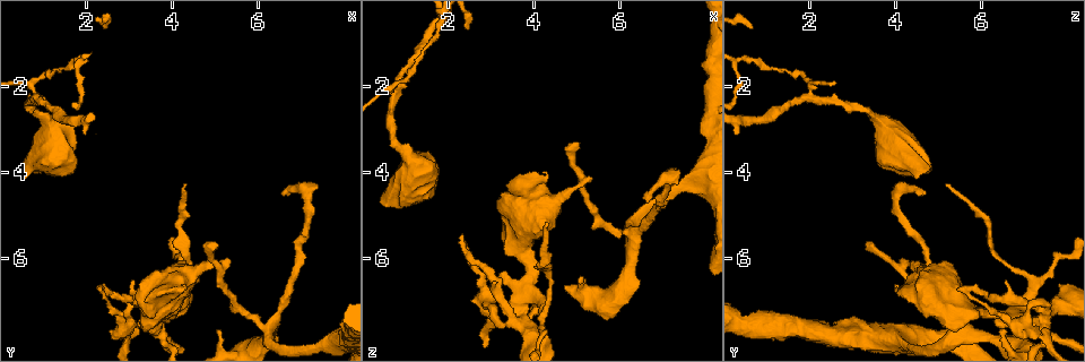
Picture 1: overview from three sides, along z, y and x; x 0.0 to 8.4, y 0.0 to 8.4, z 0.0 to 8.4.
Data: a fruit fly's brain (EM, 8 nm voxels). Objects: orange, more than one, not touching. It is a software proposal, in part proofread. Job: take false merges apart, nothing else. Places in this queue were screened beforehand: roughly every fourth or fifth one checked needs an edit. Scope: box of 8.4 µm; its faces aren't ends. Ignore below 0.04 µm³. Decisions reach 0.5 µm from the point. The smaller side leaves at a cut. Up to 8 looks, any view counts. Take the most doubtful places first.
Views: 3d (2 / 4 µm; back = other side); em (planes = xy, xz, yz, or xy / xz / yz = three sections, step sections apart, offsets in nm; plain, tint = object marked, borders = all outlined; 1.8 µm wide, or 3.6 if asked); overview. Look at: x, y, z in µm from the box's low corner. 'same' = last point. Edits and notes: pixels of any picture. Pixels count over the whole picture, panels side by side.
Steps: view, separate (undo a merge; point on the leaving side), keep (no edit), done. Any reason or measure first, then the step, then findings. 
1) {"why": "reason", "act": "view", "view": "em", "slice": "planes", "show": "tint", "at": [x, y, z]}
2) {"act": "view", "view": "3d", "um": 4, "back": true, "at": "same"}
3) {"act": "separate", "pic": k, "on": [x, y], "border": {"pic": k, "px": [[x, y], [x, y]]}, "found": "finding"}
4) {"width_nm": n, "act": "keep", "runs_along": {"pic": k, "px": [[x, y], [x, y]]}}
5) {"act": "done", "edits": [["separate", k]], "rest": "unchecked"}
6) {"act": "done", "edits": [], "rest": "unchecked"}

{"why": "four or more arms meet", "act": "view", "view": "em", "slice": "planes", "show": "tint", "at": [0.75, 2.25, 2.10]}

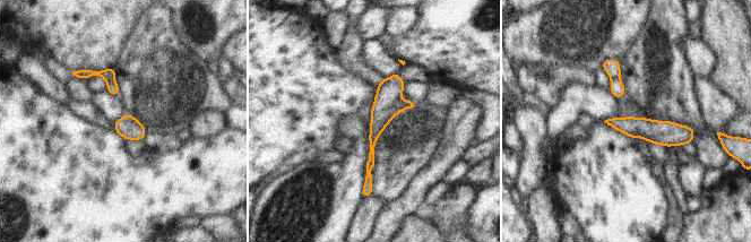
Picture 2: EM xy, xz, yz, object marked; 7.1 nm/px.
{"width_nm": 150, "act": "separate", "pic": 2, "on": [612, 67], "found": "two cells meet here"}

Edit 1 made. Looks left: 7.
{"act": "view", "view": "overview"}

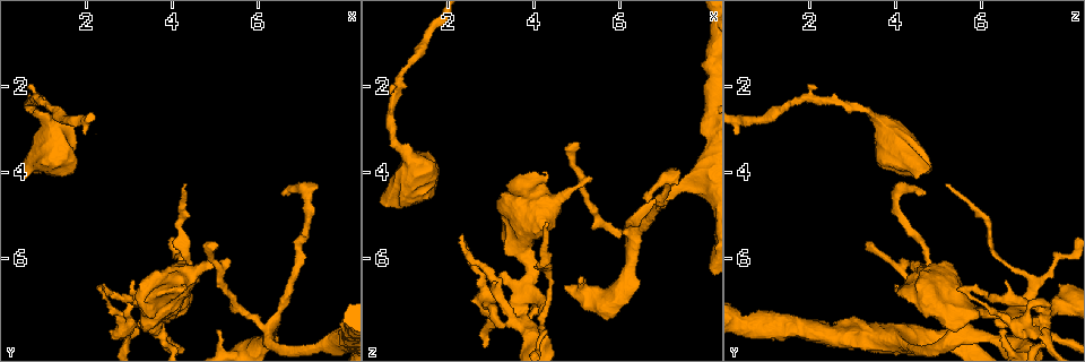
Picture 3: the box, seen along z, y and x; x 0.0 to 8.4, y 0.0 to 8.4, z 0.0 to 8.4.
{"why": "four arms meet", "act": "view", "view": "em", "slice": "yz", "step": 16, "show": "tint", "at": [6.15, 7.65, 5.40]}

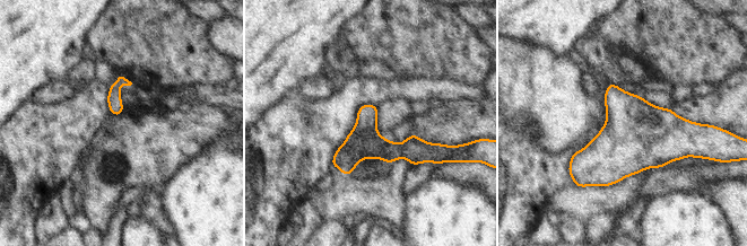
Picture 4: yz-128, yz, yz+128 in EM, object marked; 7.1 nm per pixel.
{"act": "view", "view": "em", "slice": "planes", "show": "borders", "at": "same"}

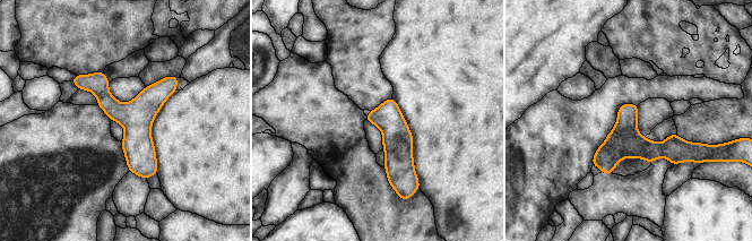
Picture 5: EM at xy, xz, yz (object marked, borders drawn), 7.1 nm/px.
{"act": "keep", "found": "continuous, no second cell"}

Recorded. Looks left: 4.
{"why": "thick turns thin", "act": "view", "view": "3d", "um": 4, "at": [3.85, 7.25, 6.00]}

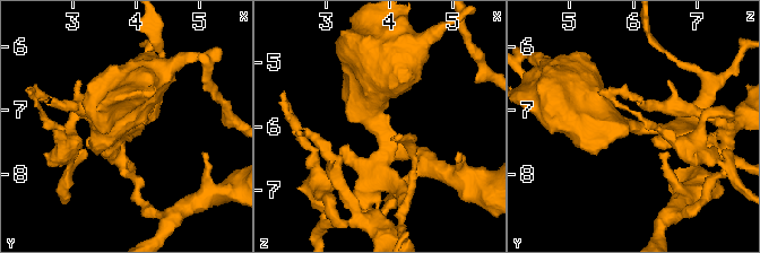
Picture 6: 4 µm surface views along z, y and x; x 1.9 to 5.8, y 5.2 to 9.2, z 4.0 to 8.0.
{"act": "view", "view": "em", "slice": "xy", "step": 16, "show": "tint", "at": [3.80, 7.25, 5.95]}

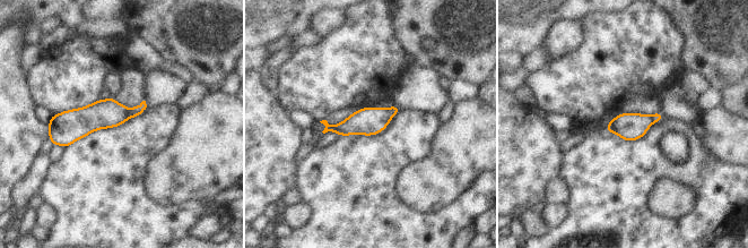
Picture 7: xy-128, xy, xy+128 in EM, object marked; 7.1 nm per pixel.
{"why": "cut it another way", "act": "view", "view": "em", "slice": "planes", "show": "tint", "at": "same"}

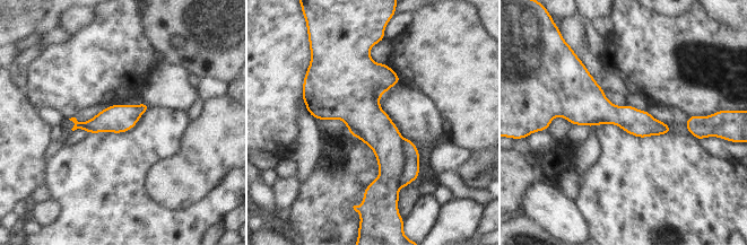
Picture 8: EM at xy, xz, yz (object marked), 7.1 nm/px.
{"act": "separate", "pic": 8, "on": [379, 132], "border": {"pic": 8, "px": [[402, 138], [405, 164], [399, 176]]}, "found": "two cells meet here"}

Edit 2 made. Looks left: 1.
{"act": "done", "edits": [["separate", 2], ["separate", 8]], "rest": "unchecked"}

